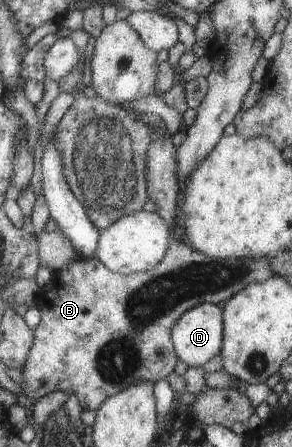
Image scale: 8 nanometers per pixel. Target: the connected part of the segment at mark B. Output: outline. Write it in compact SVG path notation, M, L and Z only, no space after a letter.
M151 125L148 126L151 144L146 152L146 193L150 194L147 199L155 205L154 212L162 217L170 228L170 242L166 256L155 265L154 269L133 274L110 271L93 256L69 261L59 271L52 272L50 283L45 285L37 299L42 319L35 330L34 348L27 365L23 368L25 383L22 389L31 399L41 399L46 394L60 391L65 395L75 395L82 411L96 411L107 397L114 396L131 385L137 385L141 381L149 381L153 384L163 377L167 378L174 371L178 360L170 333L184 312L194 308L195 305L227 301L247 285L265 281L267 277L276 275L269 267L271 261L269 257L216 259L195 252L181 239L175 237L173 227L175 227L179 191L179 183L175 175L176 149L173 147L170 133L160 134Z

